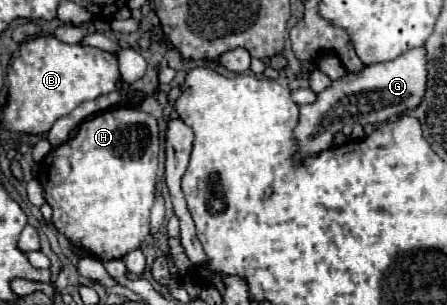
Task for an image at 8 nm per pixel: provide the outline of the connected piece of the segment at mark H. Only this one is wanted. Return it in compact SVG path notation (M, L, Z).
M116 108L84 120L74 138L54 148L38 168L46 202L52 206L52 224L72 242L90 250L98 260L116 260L142 246L150 232L150 210L156 198L158 176L158 124L156 118L136 108Z

